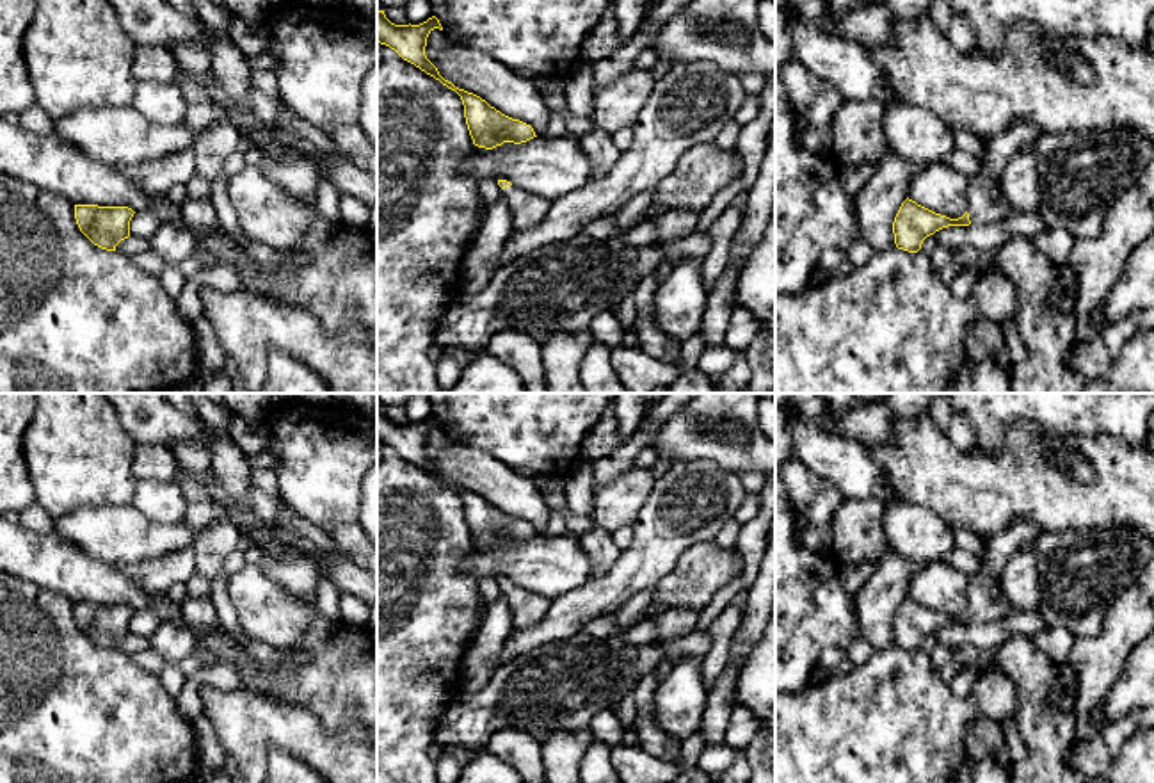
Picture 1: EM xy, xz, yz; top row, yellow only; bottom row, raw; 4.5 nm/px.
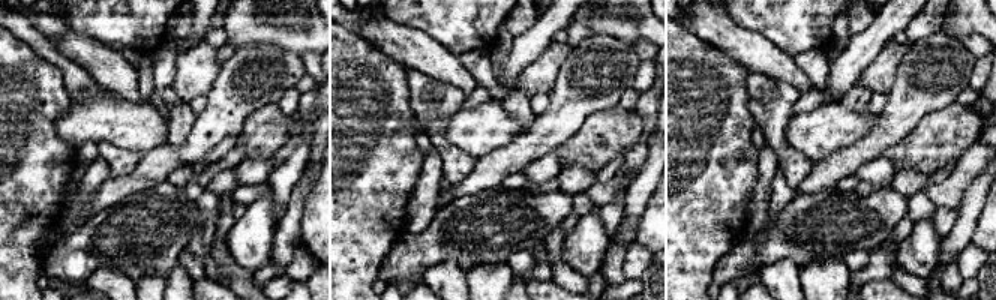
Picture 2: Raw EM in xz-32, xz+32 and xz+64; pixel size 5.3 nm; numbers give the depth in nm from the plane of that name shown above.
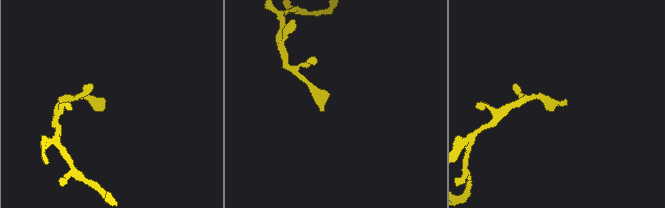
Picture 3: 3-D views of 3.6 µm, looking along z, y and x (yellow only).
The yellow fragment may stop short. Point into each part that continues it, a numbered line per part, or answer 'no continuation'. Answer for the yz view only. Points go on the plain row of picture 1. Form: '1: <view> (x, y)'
1: yz (985, 602)

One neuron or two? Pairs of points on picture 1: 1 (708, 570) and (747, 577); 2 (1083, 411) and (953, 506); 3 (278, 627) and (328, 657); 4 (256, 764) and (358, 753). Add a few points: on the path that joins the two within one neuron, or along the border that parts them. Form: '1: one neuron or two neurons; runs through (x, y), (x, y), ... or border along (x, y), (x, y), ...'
1: two neurons; border along (737, 548), (744, 561), (744, 570), (708, 602)
2: two neurons; border along (1007, 426), (1033, 422), (1048, 436), (1090, 436)
3: two neurons; border along (319, 613), (292, 646)
4: one neuron; runs through (269, 735), (303, 735), (319, 750), (329, 753)

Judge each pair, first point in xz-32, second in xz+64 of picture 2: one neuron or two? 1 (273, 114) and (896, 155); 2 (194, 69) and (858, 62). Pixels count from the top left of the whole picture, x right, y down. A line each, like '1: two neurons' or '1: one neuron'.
1: one neuron
2: two neurons

